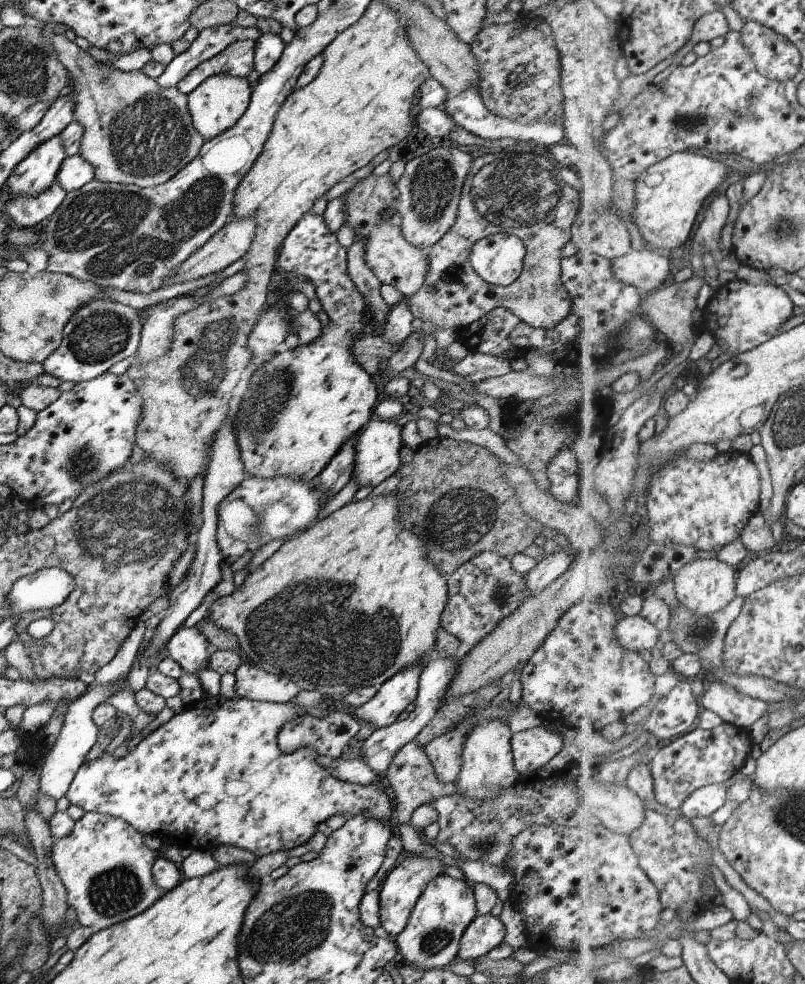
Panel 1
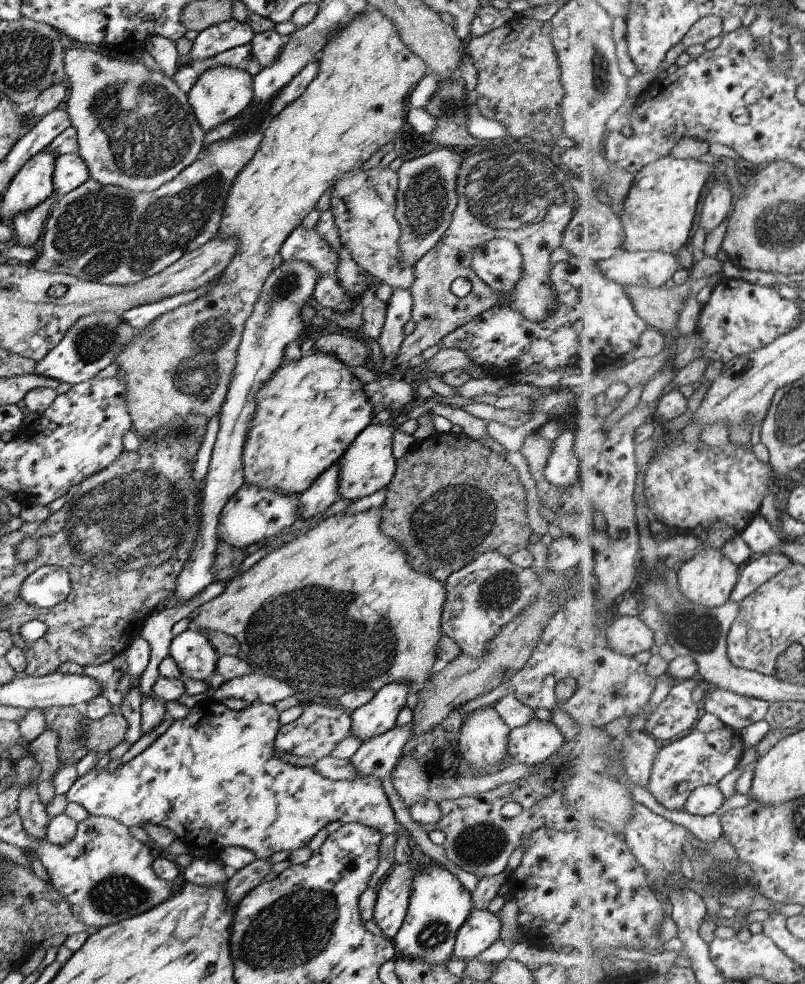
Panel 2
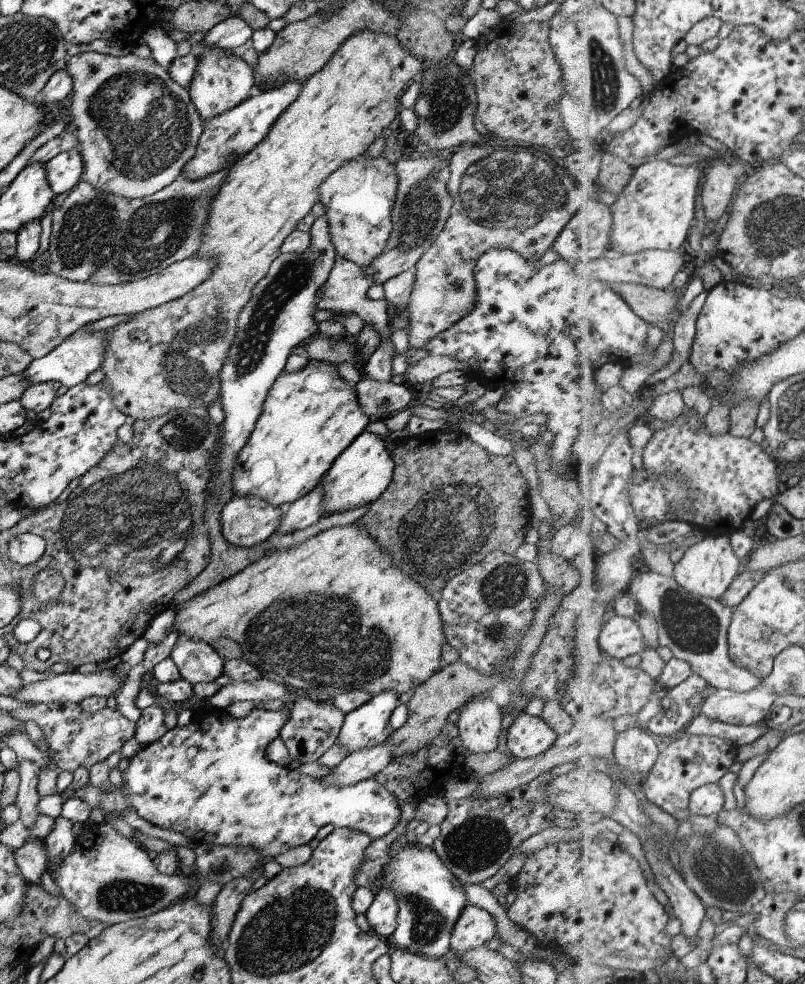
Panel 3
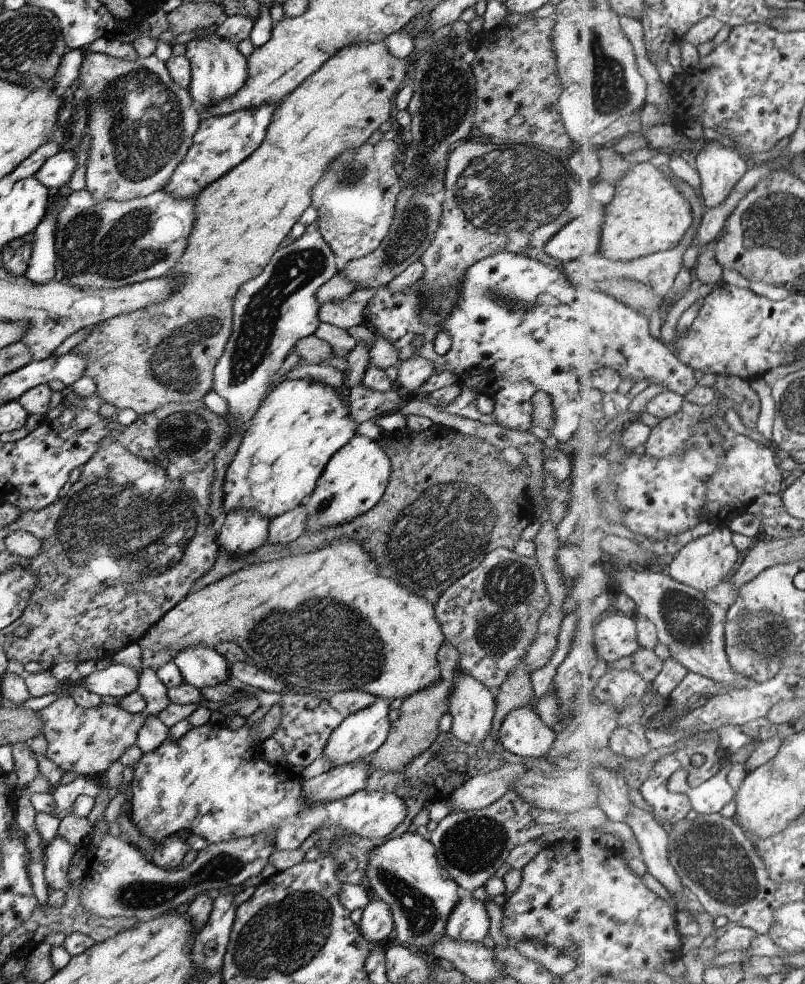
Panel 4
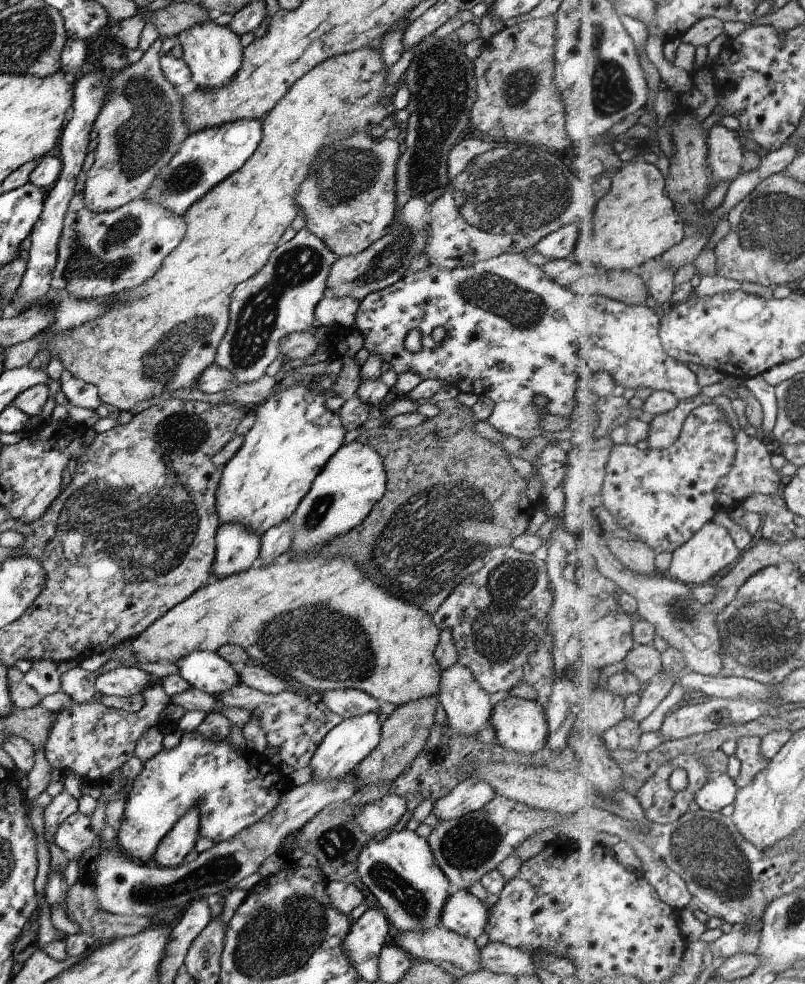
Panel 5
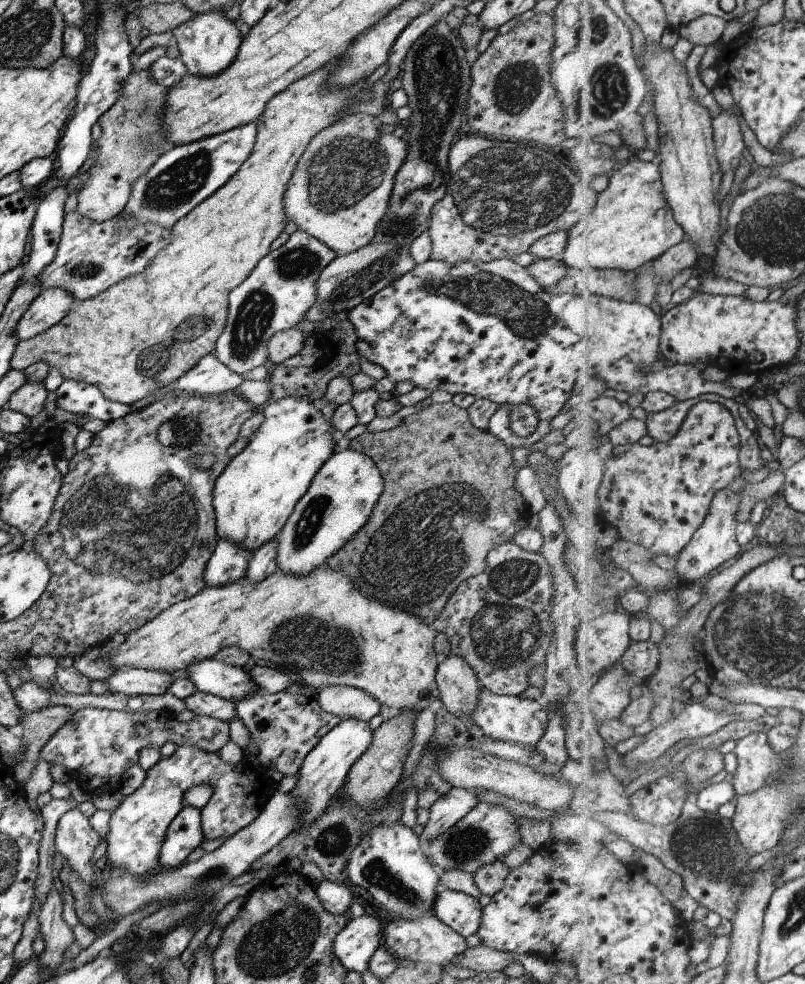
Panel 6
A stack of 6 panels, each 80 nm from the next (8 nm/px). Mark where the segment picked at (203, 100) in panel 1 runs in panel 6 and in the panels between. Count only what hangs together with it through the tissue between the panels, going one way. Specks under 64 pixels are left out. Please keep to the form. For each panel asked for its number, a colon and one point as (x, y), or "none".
2: (219, 93)
3: (221, 79)
4: (217, 69)
5: (212, 52)
6: (207, 42)

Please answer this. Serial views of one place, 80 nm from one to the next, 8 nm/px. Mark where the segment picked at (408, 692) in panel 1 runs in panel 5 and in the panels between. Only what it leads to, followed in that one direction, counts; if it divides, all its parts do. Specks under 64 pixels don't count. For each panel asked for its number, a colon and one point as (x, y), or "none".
2: (377, 716)
3: (367, 726)
4: (358, 735)
5: (342, 748)

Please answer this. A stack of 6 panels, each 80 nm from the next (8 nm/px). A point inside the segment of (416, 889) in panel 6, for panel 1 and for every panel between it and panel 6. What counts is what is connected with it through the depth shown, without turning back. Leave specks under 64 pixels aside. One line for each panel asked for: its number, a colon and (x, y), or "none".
1: (429, 940)
2: (437, 905)
3: (429, 898)
4: (403, 872)
5: (397, 867)

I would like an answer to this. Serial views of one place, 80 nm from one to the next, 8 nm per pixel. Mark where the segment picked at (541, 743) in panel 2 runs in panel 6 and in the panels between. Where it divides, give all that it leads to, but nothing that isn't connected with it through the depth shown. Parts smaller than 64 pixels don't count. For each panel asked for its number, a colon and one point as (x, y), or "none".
3: (526, 736)
4: (522, 732)
5: (518, 724)
6: (501, 717)

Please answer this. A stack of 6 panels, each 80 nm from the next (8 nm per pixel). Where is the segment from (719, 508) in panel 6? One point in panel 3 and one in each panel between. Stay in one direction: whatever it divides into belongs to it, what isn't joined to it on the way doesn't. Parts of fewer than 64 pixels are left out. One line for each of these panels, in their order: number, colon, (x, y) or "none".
3: (708, 567)
4: (704, 562)
5: (711, 550)

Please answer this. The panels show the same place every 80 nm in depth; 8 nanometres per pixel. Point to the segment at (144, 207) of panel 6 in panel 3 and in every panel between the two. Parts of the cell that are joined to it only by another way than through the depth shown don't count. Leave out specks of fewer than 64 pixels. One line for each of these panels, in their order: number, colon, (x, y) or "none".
3: (226, 137)
4: (220, 143)
5: (206, 157)

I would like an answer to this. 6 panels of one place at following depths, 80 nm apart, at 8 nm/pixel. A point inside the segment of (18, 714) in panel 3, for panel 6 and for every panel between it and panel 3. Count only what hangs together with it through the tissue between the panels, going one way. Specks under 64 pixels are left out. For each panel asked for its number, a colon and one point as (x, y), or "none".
4: (86, 741)
5: (91, 741)
6: (97, 745)

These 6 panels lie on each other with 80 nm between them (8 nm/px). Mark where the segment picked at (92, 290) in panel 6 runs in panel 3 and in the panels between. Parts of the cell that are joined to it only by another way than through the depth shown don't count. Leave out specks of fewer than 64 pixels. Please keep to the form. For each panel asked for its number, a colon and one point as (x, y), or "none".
3: (95, 237)
4: (98, 244)
5: (97, 254)

